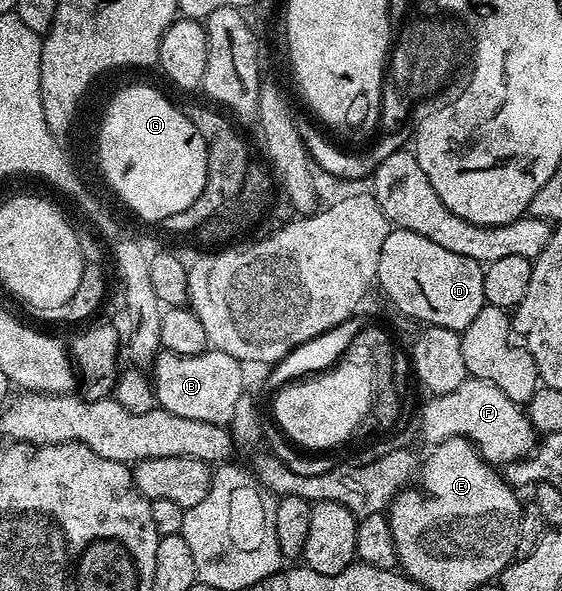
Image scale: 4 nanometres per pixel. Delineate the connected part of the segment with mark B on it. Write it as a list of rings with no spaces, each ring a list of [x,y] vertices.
[[[213,347],[200,355],[159,352],[152,366],[157,404],[172,411],[172,415],[184,415],[184,419],[229,426],[236,407],[243,400],[242,369],[243,362]]]

